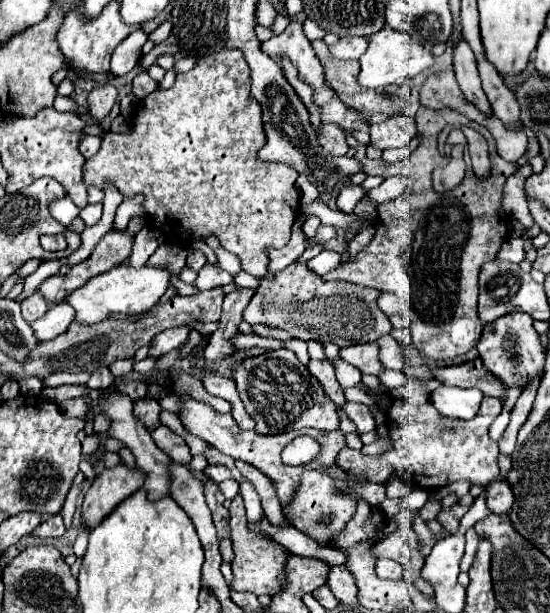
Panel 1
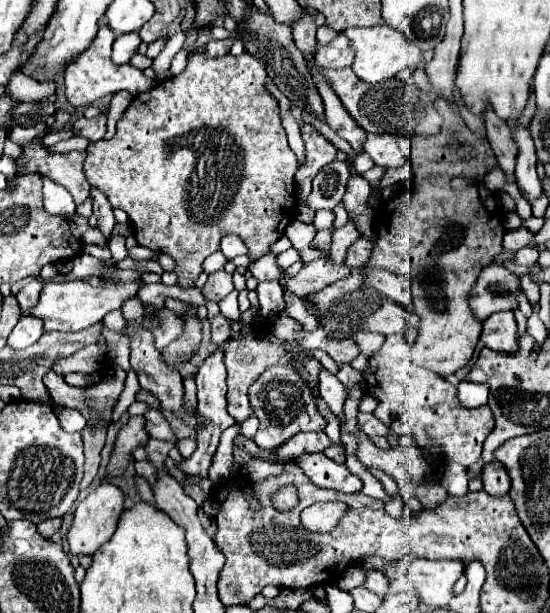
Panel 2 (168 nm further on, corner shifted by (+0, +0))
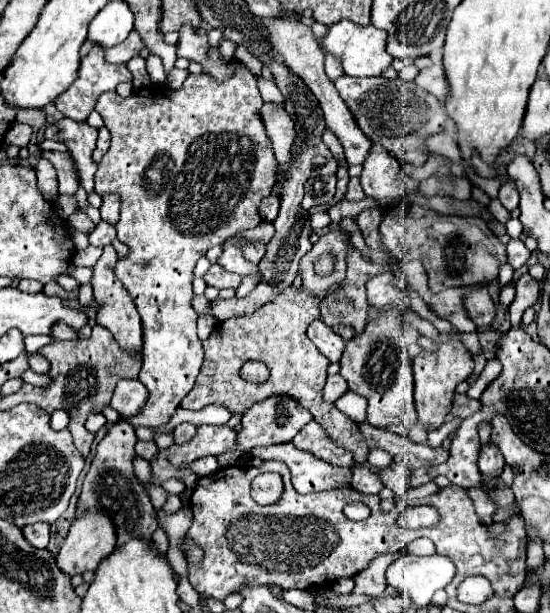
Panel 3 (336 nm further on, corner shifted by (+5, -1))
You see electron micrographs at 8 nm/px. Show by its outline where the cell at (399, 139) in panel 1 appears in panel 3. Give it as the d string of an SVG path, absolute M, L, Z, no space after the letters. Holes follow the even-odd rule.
M374 147L362 167L360 187L364 189L366 197L372 197L384 211L401 203L405 186L398 177L400 163L394 159L394 155L386 155L382 147Z

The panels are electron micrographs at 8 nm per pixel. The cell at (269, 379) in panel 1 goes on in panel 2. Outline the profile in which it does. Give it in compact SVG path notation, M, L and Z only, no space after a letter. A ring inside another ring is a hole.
M271 366L267 368L249 388L249 402L259 418L259 430L255 442L261 448L281 446L287 438L297 432L319 432L325 428L325 418L319 414L309 384L293 366Z

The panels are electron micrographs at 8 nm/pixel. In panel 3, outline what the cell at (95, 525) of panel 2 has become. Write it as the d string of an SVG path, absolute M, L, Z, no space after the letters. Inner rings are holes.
M90 511L90 515L84 515L82 519L72 523L64 539L64 545L56 555L56 565L68 577L82 575L84 571L96 571L98 565L114 553L114 549L116 549L116 535L114 535L114 527L110 527L110 519L106 519L102 511Z

